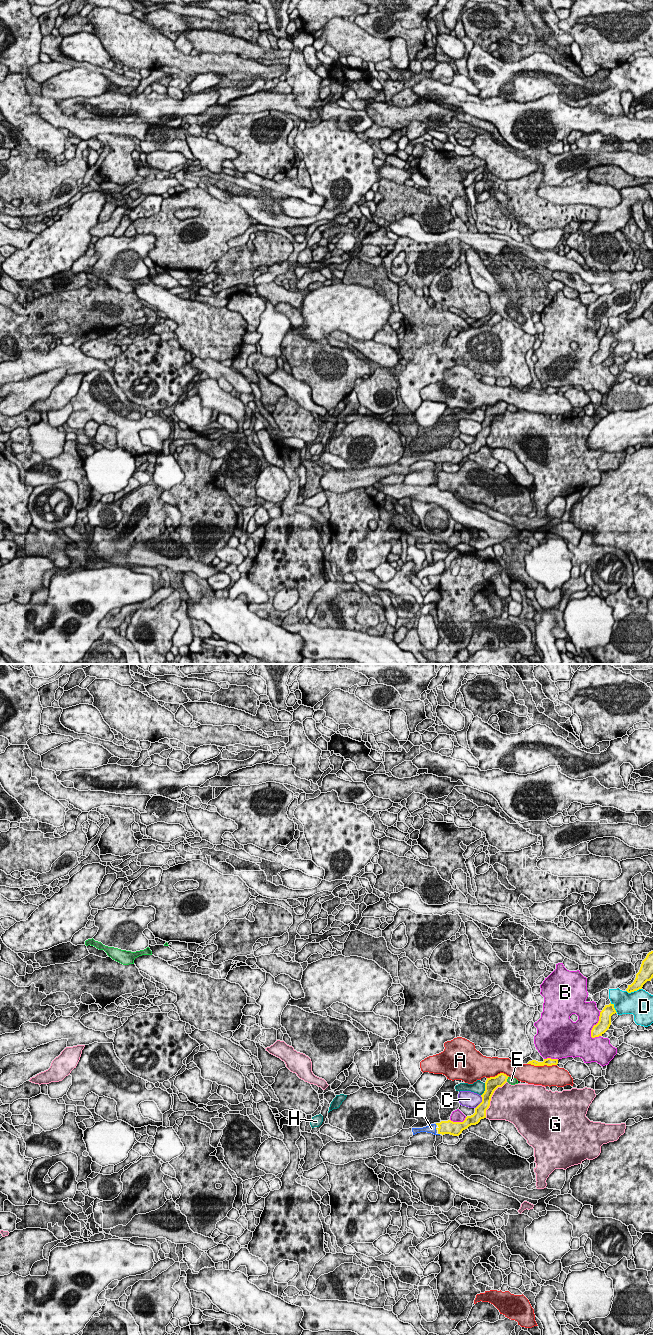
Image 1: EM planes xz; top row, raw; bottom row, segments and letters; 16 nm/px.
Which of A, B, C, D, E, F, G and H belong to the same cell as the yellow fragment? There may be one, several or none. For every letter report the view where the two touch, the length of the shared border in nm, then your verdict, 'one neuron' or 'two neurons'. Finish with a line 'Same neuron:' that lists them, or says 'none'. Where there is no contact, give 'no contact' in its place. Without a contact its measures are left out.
A: xz | 480 nm | two neurons
B: xz | 480 nm | two neurons
C: xz | 240 nm | two neurons
D: xz | 260 nm | two neurons
E: xz | 100 nm | two neurons
F: no contact | one neuron
G: xz | 700 nm | two neurons
H: xz | 220 nm | two neurons
Same neuron: F

